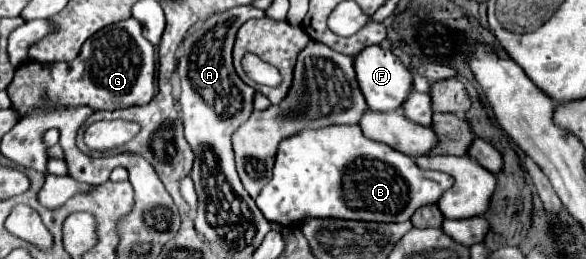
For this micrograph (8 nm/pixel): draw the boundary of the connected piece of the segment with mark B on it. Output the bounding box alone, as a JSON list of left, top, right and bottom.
[255,125,453,227]

